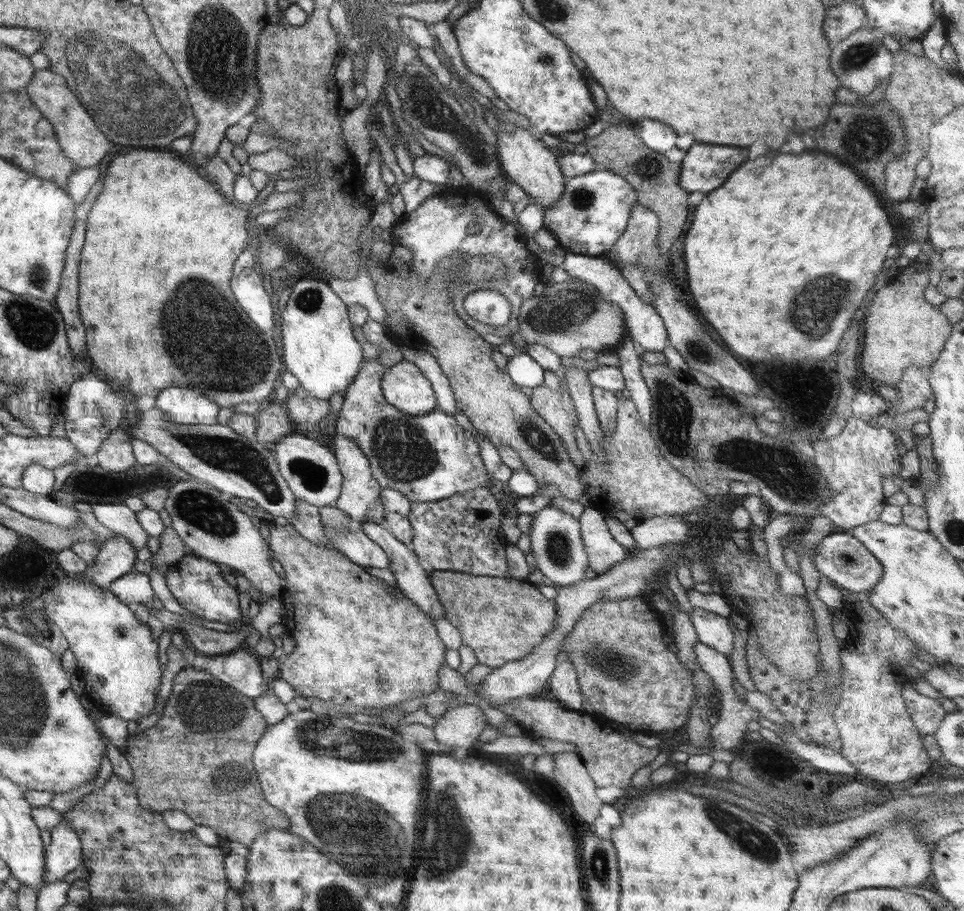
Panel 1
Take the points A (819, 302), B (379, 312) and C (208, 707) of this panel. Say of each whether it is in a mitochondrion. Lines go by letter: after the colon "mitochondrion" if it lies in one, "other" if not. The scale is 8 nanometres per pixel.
A: mitochondrion
B: other
C: mitochondrion

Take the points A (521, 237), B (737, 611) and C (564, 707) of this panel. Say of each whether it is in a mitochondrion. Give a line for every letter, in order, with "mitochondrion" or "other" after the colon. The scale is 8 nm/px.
A: other
B: other
C: other

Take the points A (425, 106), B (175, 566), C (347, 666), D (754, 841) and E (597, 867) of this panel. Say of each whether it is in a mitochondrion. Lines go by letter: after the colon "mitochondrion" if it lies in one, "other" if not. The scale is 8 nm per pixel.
A: mitochondrion
B: other
C: other
D: mitochondrion
E: mitochondrion

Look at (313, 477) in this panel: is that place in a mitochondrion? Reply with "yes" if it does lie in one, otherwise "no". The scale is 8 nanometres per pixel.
yes

